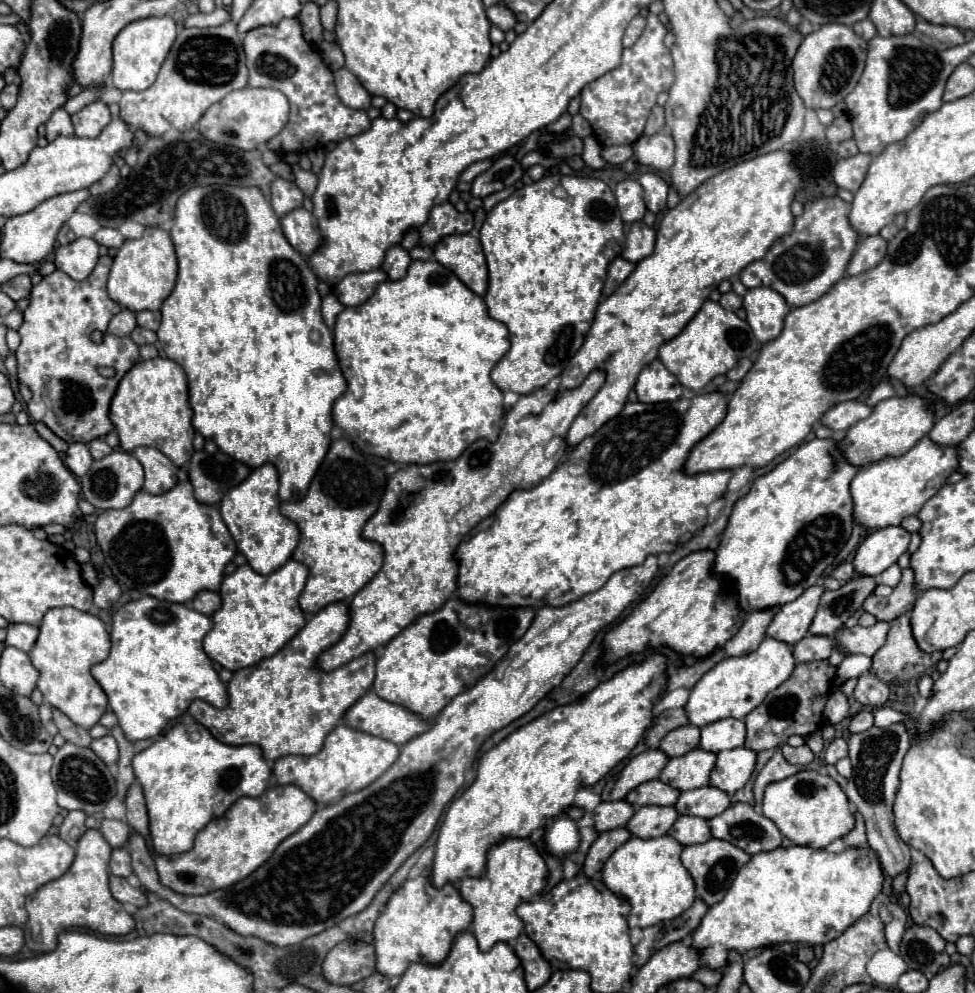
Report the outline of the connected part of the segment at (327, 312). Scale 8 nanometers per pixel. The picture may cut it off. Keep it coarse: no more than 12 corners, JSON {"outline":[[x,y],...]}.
{"outline":[[334,291],[322,299],[322,317],[330,329],[344,305]]}

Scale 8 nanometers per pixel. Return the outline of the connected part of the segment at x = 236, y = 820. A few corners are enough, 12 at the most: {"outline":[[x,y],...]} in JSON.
{"outline":[[296,785],[242,797],[160,883],[206,895],[256,871],[316,803]]}

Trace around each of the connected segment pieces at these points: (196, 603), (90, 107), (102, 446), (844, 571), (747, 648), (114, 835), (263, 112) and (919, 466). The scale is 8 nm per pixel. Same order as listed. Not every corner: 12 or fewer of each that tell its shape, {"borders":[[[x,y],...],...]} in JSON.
{"borders":[[[200,591],[190,605],[212,615],[220,607],[216,591]],[[102,101],[72,115],[74,135],[96,137],[110,123]],[[94,439],[88,449],[94,459],[104,459],[112,451],[104,439]],[[842,563],[832,571],[838,581],[848,581],[854,575],[852,563]],[[772,609],[748,613],[724,645],[726,655],[748,655],[766,637]],[[102,819],[100,833],[112,847],[128,841],[130,827],[124,821]],[[244,87],[214,103],[196,131],[252,151],[288,123],[278,89]],[[922,437],[862,467],[854,521],[916,515],[956,469],[958,447]]]}

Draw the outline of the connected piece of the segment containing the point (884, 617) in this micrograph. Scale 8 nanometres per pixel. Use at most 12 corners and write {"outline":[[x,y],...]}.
{"outline":[[914,571],[902,579],[890,597],[870,595],[864,609],[878,621],[892,621],[914,607]]}

